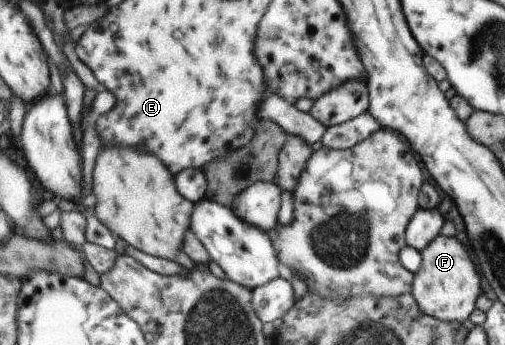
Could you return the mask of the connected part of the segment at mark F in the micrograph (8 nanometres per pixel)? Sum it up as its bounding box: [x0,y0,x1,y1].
[411,235,480,323]

